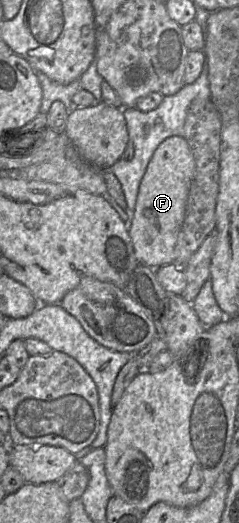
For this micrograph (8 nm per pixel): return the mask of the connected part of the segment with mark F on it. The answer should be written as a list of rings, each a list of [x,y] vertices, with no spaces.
[[[169,137],[155,151],[141,181],[134,217],[128,231],[139,265],[158,269],[173,264],[174,249],[186,216],[194,173],[195,159],[184,137]]]

